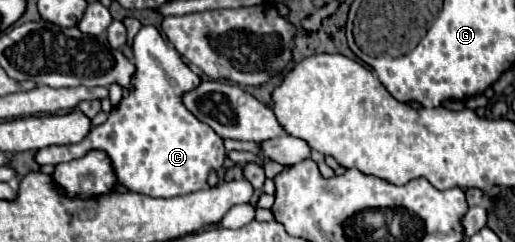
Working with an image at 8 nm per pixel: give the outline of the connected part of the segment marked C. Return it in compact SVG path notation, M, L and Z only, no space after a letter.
M141 27L141 31L133 39L131 51L133 51L133 63L137 67L135 91L127 93L121 99L119 107L109 113L109 119L103 125L95 127L81 143L61 145L61 147L53 145L47 149L39 149L35 155L37 163L39 165L49 165L49 163L57 165L57 163L79 159L79 157L87 155L89 151L105 151L111 161L111 167L115 171L117 183L127 187L133 193L141 193L141 195L149 195L149 197L177 197L177 195L187 195L187 193L205 189L207 175L211 171L217 171L223 165L227 151L223 147L223 139L209 125L195 121L195 117L191 117L191 113L187 113L187 109L183 109L183 105L179 105L179 93L199 85L201 77L197 73L193 73L187 63L183 63L183 59L177 55L175 49L167 47L165 39L161 37L161 33L155 27Z

